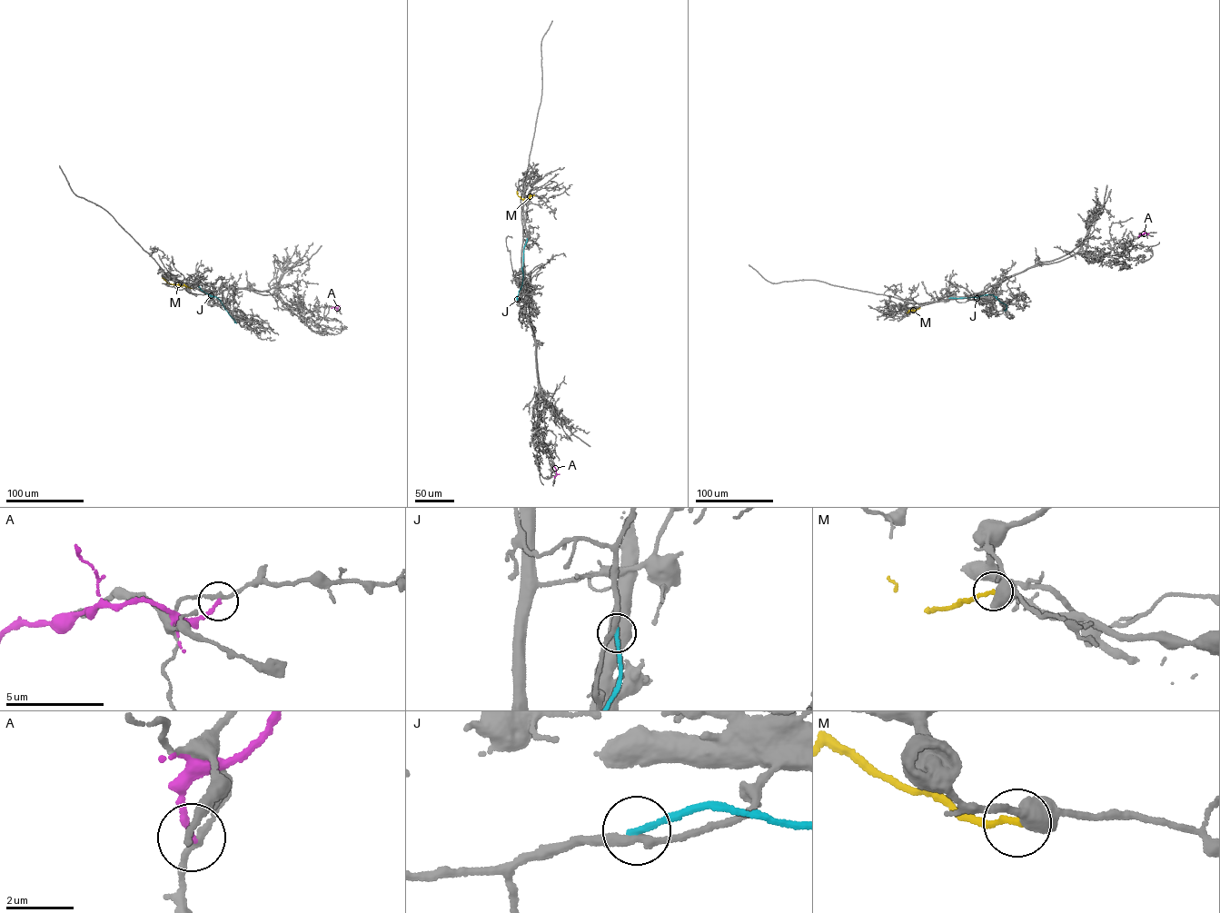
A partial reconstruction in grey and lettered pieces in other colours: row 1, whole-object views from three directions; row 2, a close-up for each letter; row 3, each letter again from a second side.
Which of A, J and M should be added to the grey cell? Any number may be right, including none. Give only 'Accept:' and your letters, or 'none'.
Accept: none

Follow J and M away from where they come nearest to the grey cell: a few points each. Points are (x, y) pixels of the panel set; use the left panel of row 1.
J: (198, 286), (220, 300), (234, 322)
M: (192, 288), (168, 282), (162, 278)

